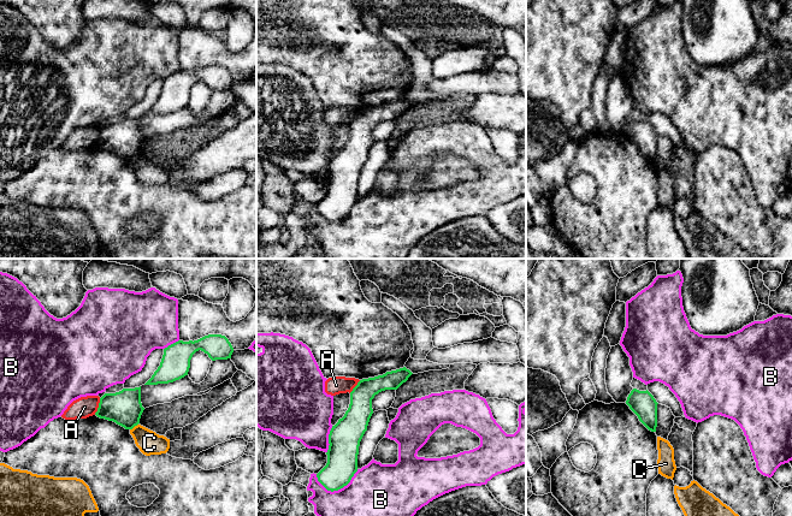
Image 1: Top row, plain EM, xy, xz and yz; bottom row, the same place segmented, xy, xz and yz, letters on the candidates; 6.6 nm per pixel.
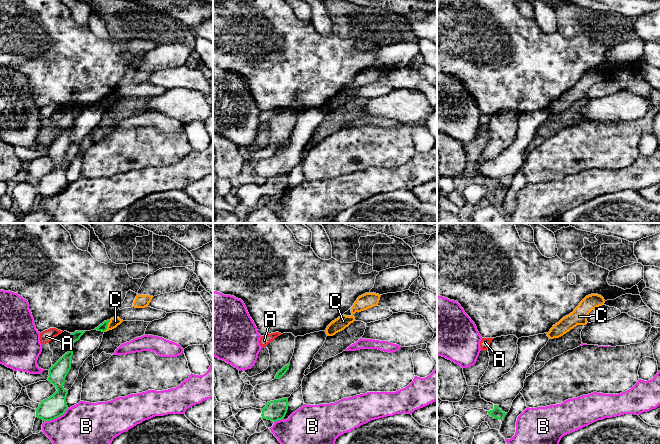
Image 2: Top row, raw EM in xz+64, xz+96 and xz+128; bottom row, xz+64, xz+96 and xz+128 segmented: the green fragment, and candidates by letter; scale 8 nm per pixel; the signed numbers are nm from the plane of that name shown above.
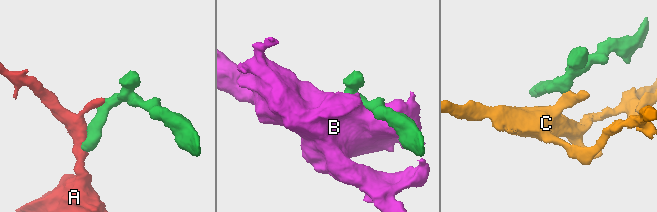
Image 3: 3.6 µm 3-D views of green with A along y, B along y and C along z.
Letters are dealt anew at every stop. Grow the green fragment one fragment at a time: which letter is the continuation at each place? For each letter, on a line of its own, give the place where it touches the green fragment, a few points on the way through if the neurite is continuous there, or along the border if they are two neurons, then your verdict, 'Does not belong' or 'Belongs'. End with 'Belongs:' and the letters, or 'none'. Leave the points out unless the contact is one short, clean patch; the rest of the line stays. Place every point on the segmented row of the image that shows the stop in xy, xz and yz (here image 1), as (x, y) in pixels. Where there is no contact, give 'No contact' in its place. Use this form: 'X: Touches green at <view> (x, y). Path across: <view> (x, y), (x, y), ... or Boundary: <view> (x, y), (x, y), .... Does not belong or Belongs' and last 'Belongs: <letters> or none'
A: Touches green at xy (99, 407). Boundary: xy (100, 398), (98, 410), (94, 414). Does not belong
B: Touches green at xz (337, 490). Does not belong
C: Touches green at xy (134, 426). Boundary: xy (137, 423), (130, 430). Does not belong
Belongs: none

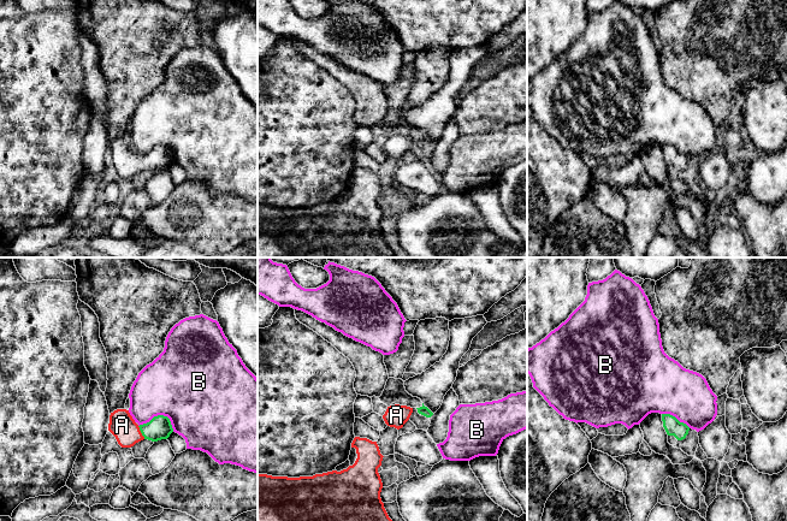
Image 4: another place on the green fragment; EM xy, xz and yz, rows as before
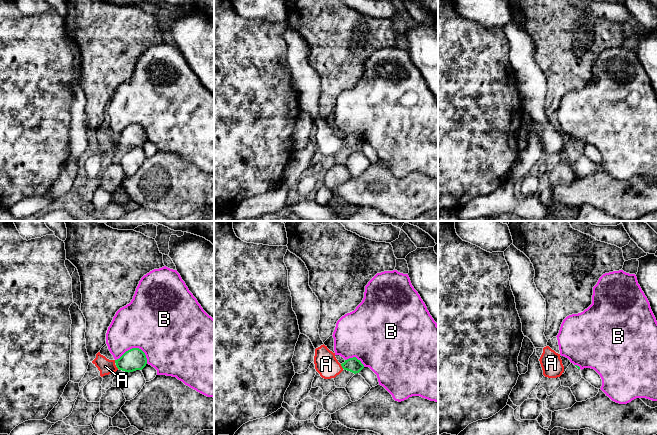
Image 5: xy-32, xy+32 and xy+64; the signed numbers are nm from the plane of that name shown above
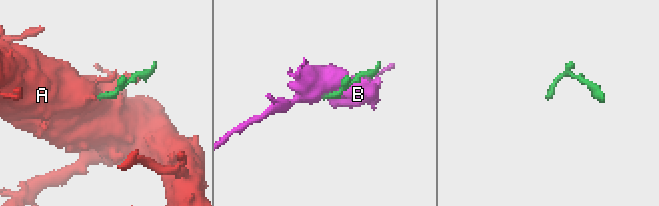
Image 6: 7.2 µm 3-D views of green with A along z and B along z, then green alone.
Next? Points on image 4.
A: Touches green at xy (141, 432). Path across: xy (159, 427), (154, 431), (141, 432), (129, 432), (122, 425). Belongs
B: Touches green at xy (160, 415). Does not belong
Belongs: A

